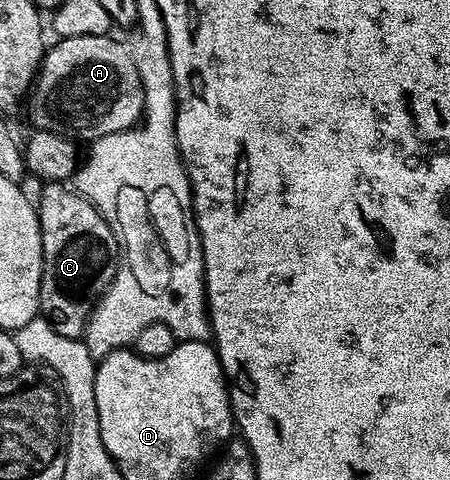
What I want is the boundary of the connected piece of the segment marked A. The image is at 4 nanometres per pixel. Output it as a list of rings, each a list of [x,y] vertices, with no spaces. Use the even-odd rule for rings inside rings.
[[[81,35],[56,40],[55,46],[43,54],[39,73],[25,101],[25,110],[31,116],[35,129],[48,129],[63,137],[78,138],[90,143],[105,135],[113,135],[122,129],[131,129],[139,124],[143,116],[143,88],[141,75],[137,75],[137,63],[126,44],[114,41],[114,36],[98,37]]]

